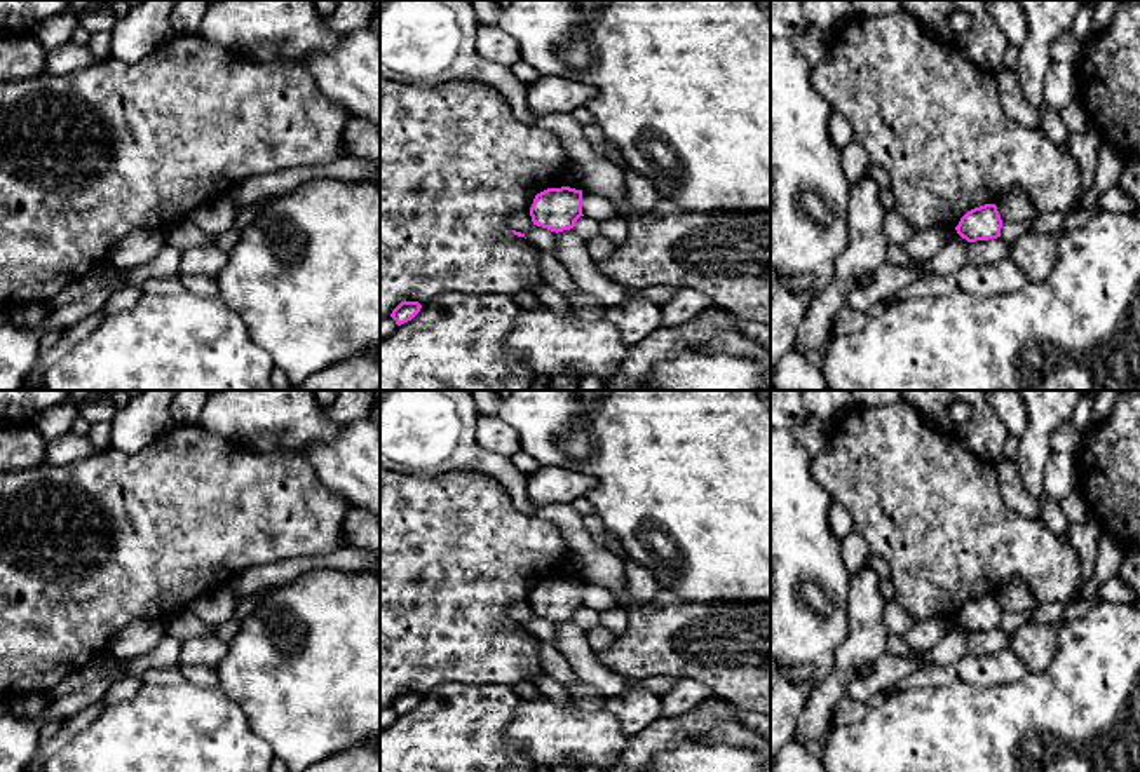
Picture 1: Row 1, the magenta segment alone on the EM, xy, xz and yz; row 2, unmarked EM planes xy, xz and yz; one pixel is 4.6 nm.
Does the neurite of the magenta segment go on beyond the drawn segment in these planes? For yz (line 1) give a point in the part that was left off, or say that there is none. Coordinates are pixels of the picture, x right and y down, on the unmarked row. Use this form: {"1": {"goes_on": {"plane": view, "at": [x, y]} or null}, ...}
{"1": {"goes_on": null}}

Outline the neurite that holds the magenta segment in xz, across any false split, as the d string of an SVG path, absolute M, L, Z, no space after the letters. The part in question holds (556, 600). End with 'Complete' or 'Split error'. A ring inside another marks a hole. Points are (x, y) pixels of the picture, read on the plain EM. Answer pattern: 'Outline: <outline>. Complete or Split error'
Outline: M570 577L547 579L535 586L530 598L533 615L551 622L563 622L575 617L582 605L582 580Z. Complete

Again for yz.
Outline: M985 594L967 601L959 615L957 624L967 633L988 631L1001 627L1002 610L995 594Z. Complete

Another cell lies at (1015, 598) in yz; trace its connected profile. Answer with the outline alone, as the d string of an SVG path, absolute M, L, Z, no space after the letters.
M1013 580L997 594L1002 613L1032 612L1039 603L1023 580Z

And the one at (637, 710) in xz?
M628 688L619 695L607 697L603 709L619 720L626 737L643 732L662 718L661 695L645 688Z

